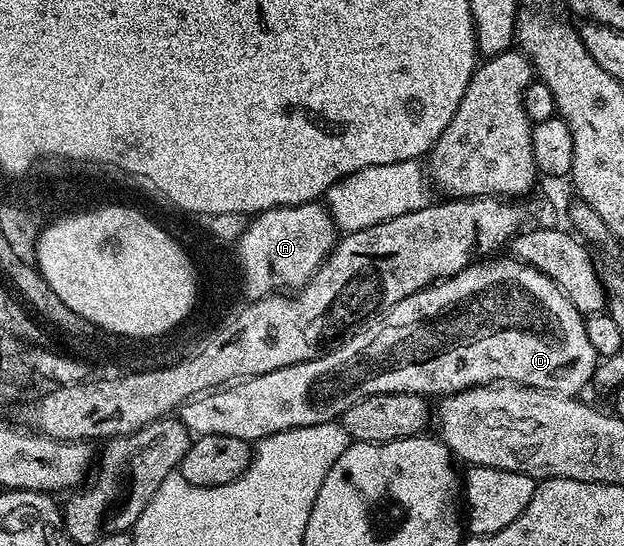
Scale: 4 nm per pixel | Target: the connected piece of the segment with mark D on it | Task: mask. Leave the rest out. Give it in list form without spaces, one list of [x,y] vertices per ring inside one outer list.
[[[508,255],[499,257],[484,259],[479,263],[468,265],[452,277],[446,277],[428,285],[426,288],[418,290],[414,295],[406,295],[406,299],[402,299],[402,303],[394,303],[394,307],[390,307],[390,311],[379,318],[380,322],[377,320],[375,323],[369,324],[361,333],[354,335],[354,339],[342,343],[337,349],[332,349],[328,353],[321,353],[319,357],[309,361],[287,365],[278,371],[270,371],[266,375],[245,377],[235,383],[229,383],[221,388],[201,393],[199,397],[192,397],[189,401],[184,402],[178,410],[181,423],[184,424],[189,433],[196,437],[230,435],[234,439],[255,443],[261,441],[263,437],[269,437],[287,429],[314,427],[331,421],[339,422],[345,411],[354,403],[358,403],[364,397],[378,395],[379,393],[418,393],[421,395],[436,393],[435,395],[447,395],[449,393],[460,393],[463,389],[472,389],[475,385],[508,382],[513,385],[525,385],[531,389],[544,389],[547,393],[560,393],[563,397],[579,394],[579,389],[586,388],[588,380],[593,380],[596,377],[596,366],[598,364],[598,354],[593,344],[590,343],[590,335],[586,335],[585,314],[580,313],[578,307],[571,302],[563,290],[542,271]]]

